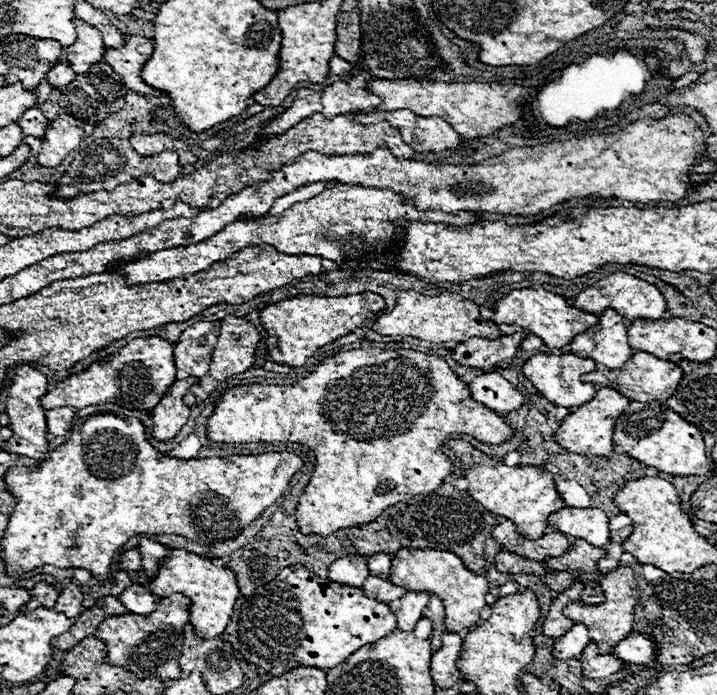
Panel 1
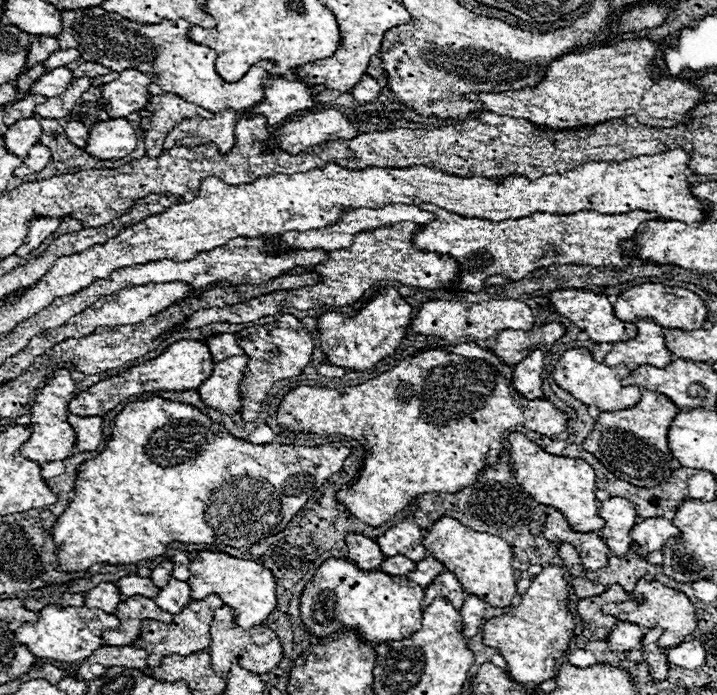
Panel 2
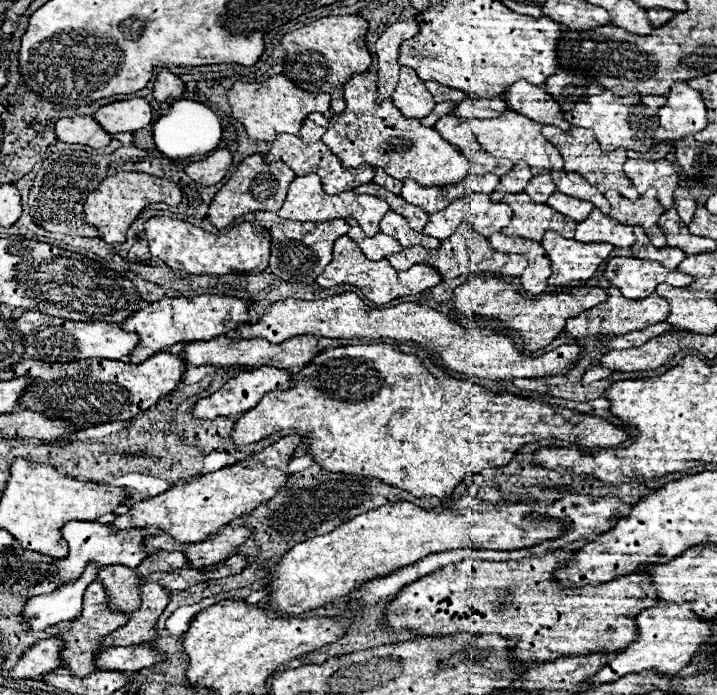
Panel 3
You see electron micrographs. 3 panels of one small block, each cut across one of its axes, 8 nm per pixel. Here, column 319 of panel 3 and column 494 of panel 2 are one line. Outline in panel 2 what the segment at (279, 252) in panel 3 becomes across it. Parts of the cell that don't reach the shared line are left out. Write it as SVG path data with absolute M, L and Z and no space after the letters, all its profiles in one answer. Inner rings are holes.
M422 204L418 206L424 212L432 212L434 220L430 224L424 224L422 230L418 230L412 238L412 244L416 248L422 248L424 252L436 252L436 254L448 254L452 256L458 266L460 266L460 288L464 292L480 292L484 288L484 282L490 276L506 276L510 280L520 280L524 278L528 272L542 268L542 266L552 266L552 264L590 264L590 266L616 266L616 268L624 268L628 264L634 262L634 258L624 258L620 254L622 248L632 250L634 246L634 232L638 228L640 222L658 218L654 212L644 212L642 210L634 210L628 212L628 216L600 216L596 212L576 212L576 214L568 214L568 216L548 216L548 212L536 212L528 216L528 218L520 218L520 220L504 220L500 224L492 224L492 220L476 220L476 218L464 218L464 216L456 216L450 212L444 212L442 208L436 208L434 204ZM620 240L632 240L622 244L622 248L618 246Z

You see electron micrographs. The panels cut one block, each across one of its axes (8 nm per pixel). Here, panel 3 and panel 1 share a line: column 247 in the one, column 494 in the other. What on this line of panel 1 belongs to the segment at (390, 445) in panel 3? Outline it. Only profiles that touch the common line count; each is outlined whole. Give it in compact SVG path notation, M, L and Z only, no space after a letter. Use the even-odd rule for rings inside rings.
M360 348L360 350L348 350L348 352L340 352L340 354L334 354L334 356L328 356L324 358L316 370L298 380L296 386L272 386L272 384L248 384L248 386L234 386L234 388L228 388L212 416L208 418L208 426L206 426L206 434L208 434L208 440L212 442L238 442L238 444L248 444L248 442L296 442L296 444L304 444L308 446L314 454L316 454L316 470L312 472L310 476L310 482L308 486L304 488L304 494L298 498L298 506L296 506L296 526L300 528L302 534L316 534L316 536L330 536L334 534L336 530L342 530L342 528L352 528L352 526L358 526L358 524L364 524L364 522L372 522L376 520L376 516L382 514L382 510L386 510L388 506L392 504L398 504L402 500L408 500L416 494L426 494L426 492L432 492L436 490L446 476L452 474L452 462L446 460L446 456L442 454L442 444L446 442L446 438L450 434L468 434L468 436L474 436L476 440L484 442L484 444L502 444L508 436L512 436L512 428L490 408L486 408L484 404L476 402L470 398L470 390L464 382L458 380L458 376L450 370L450 366L436 358L436 356L430 356L430 354L422 354L422 352L416 352L416 350L382 350L382 348Z

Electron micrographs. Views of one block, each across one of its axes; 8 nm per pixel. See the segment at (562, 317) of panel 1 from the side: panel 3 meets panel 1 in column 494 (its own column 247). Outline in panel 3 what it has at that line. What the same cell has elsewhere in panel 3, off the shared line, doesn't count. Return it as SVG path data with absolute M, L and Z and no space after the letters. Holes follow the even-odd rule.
M196 296L196 298L164 298L158 300L144 310L130 316L122 328L128 332L136 332L140 336L138 346L128 356L132 364L144 362L152 354L166 350L178 342L196 342L196 340L212 340L220 334L228 334L242 324L250 322L248 304L236 296Z

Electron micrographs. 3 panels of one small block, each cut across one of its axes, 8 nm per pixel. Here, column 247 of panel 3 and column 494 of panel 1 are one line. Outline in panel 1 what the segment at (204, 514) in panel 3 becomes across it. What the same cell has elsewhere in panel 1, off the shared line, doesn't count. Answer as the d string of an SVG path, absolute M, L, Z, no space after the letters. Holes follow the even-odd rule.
M448 440L444 446L452 450L454 456L460 460L462 474L470 482L468 494L488 512L508 518L528 540L538 540L540 536L544 536L548 516L564 508L564 500L558 496L550 472L536 466L504 466L500 460L490 458L464 440Z

